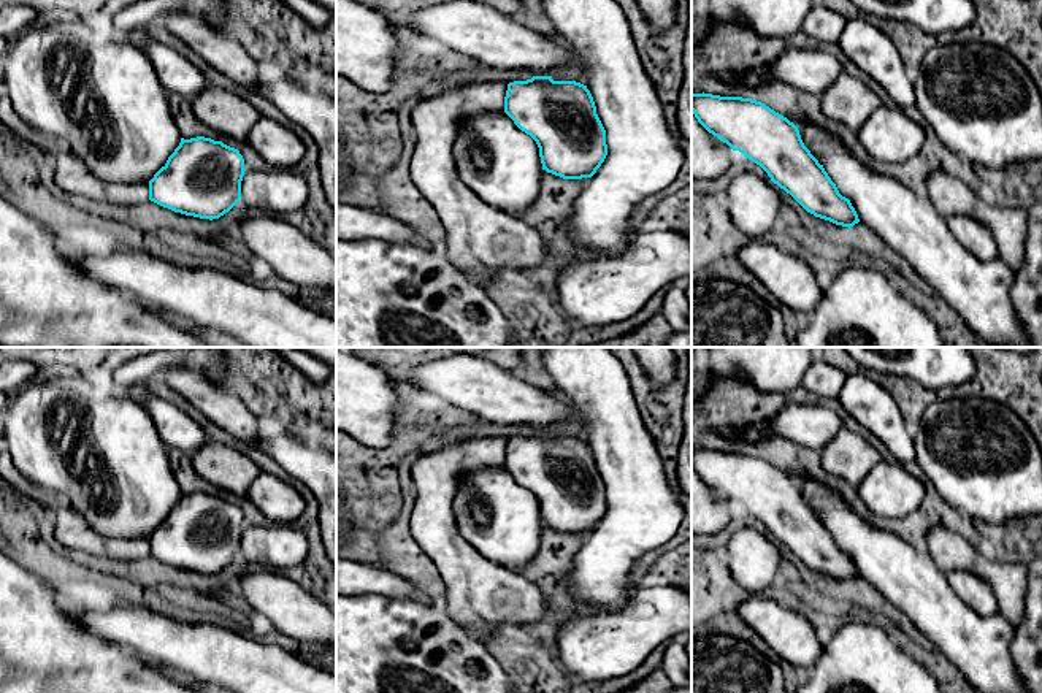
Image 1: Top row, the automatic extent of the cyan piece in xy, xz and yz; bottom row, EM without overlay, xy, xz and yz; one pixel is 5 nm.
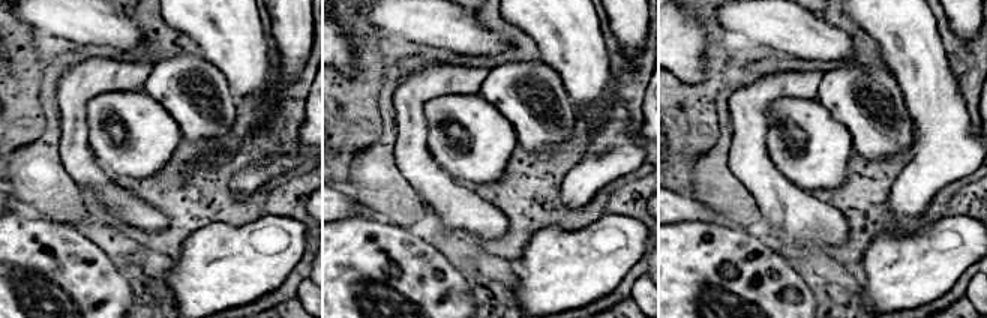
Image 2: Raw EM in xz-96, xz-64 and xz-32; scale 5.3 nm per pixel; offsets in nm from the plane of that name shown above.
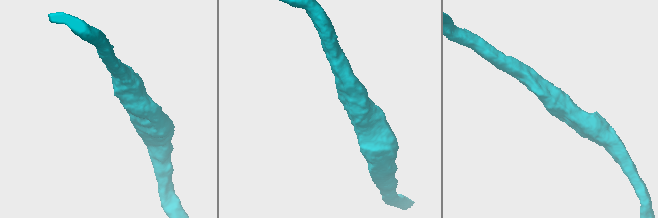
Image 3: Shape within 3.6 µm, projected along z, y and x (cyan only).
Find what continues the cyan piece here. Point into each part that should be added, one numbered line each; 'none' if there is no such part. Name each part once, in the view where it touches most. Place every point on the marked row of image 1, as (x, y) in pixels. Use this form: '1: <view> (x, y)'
1: yz (907, 222)

